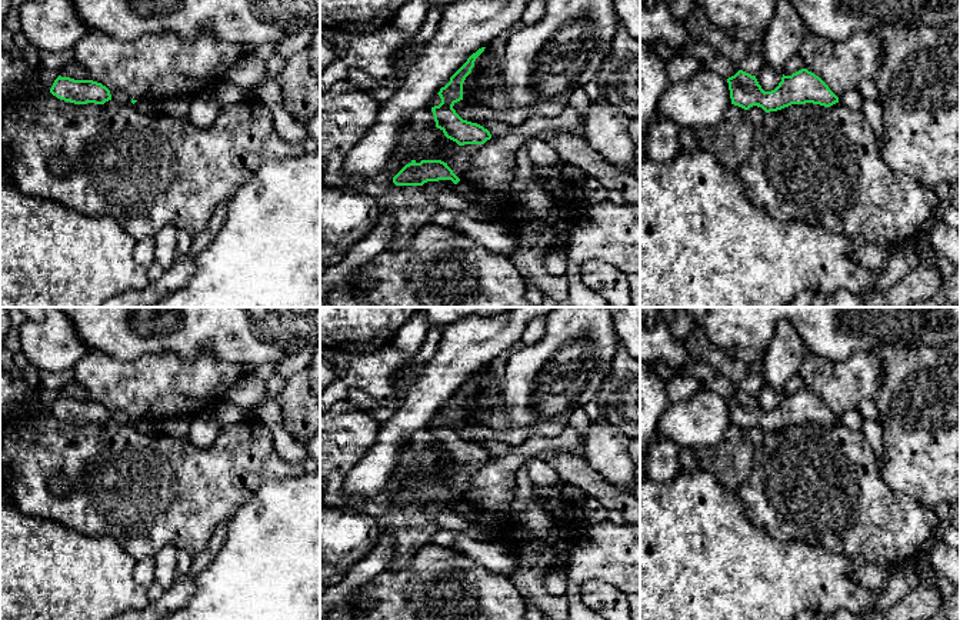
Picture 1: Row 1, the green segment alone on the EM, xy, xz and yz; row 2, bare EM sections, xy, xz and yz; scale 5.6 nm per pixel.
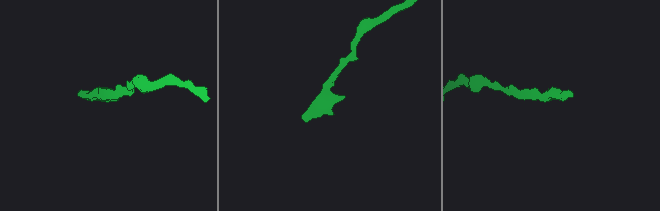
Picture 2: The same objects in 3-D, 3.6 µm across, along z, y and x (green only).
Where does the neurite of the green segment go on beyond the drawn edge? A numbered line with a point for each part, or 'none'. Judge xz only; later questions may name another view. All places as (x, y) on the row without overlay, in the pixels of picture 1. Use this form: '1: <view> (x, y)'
none

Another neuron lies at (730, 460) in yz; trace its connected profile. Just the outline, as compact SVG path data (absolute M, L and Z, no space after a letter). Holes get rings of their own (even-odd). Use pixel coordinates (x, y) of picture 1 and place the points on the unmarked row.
M731 424L713 446L686 446L679 450L681 470L709 471L729 491L736 491L753 467L754 444L747 430Z

